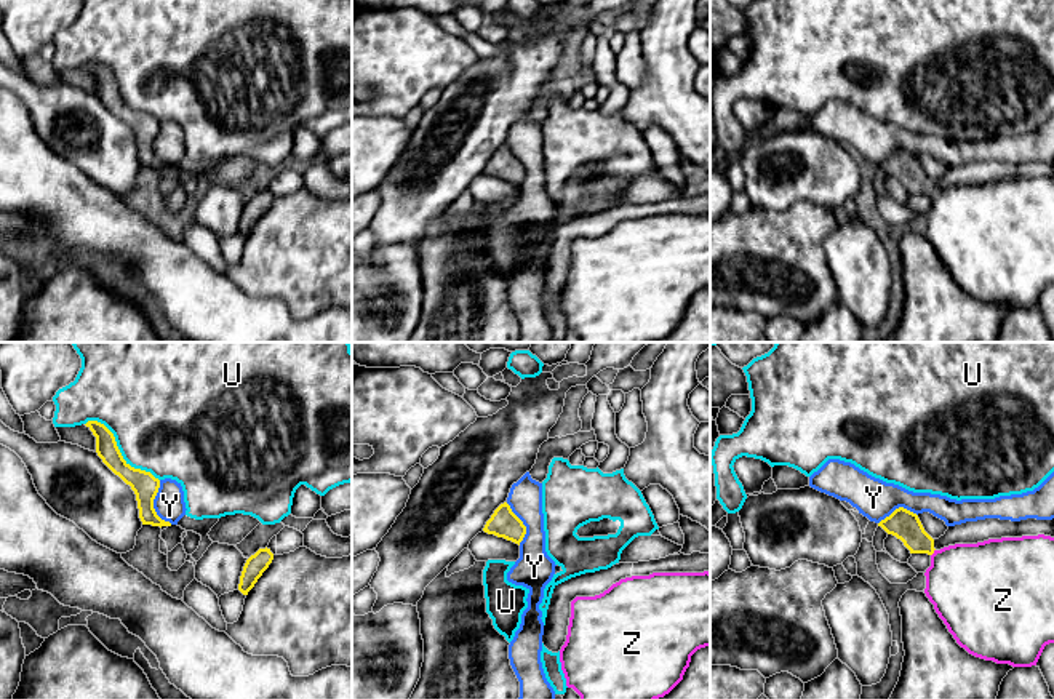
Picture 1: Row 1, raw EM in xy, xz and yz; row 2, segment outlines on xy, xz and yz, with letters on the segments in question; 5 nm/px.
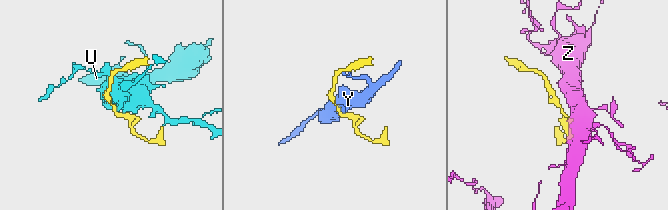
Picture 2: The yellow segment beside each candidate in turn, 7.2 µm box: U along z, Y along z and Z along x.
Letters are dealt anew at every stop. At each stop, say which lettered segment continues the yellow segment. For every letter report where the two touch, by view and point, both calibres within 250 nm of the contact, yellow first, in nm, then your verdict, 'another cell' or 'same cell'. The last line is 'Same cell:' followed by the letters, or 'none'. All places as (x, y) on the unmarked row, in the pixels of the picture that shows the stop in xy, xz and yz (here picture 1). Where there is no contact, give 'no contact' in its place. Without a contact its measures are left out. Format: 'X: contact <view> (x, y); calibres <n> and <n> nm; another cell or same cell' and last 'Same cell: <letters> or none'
U: contact xy (119, 91); calibres 130 and 480 nm; another cell
Y: contact xy (152, 146); calibres 130 and 150 nm; another cell
Z: contact yz (933, 194); calibres 150 and 420 nm; another cell
Same cell: none

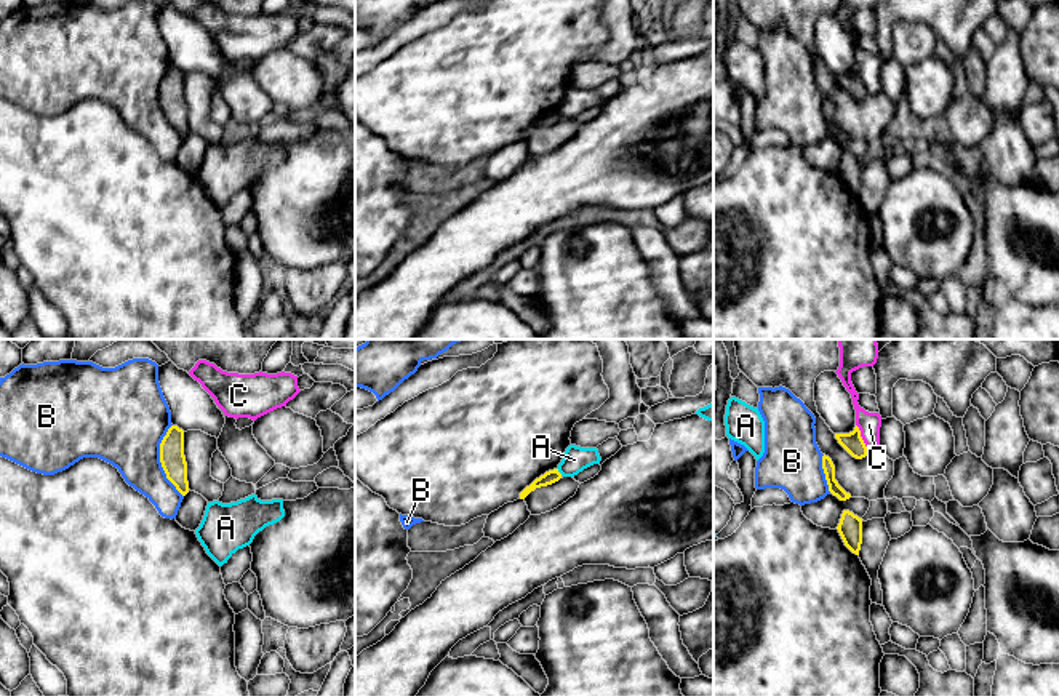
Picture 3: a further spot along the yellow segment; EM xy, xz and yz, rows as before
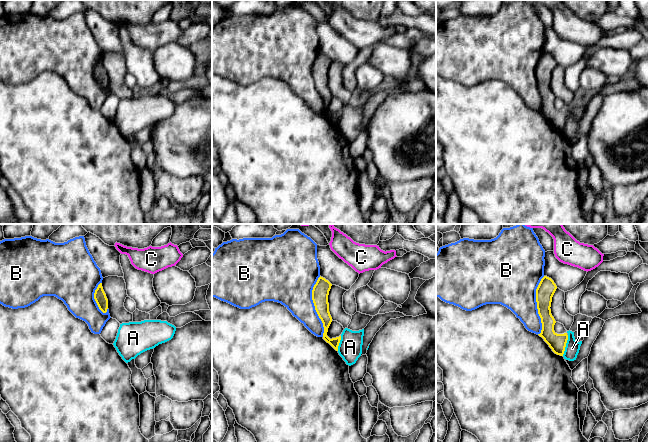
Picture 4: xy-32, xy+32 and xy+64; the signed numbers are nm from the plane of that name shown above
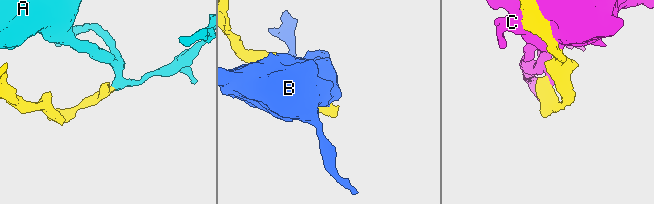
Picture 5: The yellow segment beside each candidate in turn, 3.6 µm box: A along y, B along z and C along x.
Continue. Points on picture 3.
A: contact xz (557, 112); calibres 70 and 130 nm; another cell
B: contact xy (160, 103); calibres 130 and 400 nm; another cell
C: contact yz (861, 79); calibres 100 and 120 nm; another cell
Same cell: none

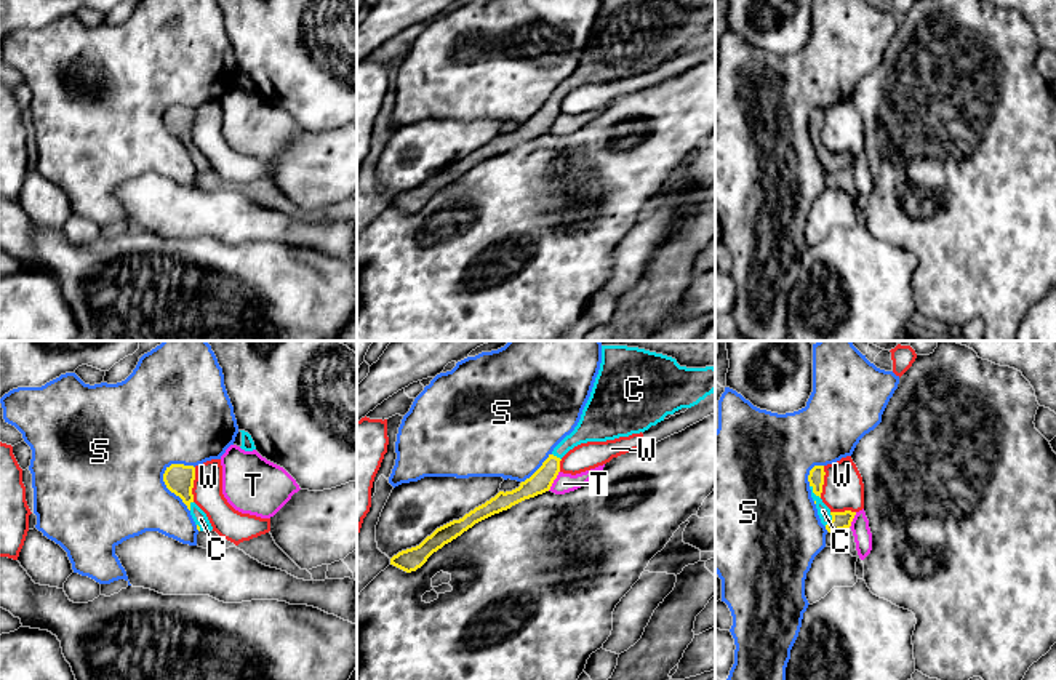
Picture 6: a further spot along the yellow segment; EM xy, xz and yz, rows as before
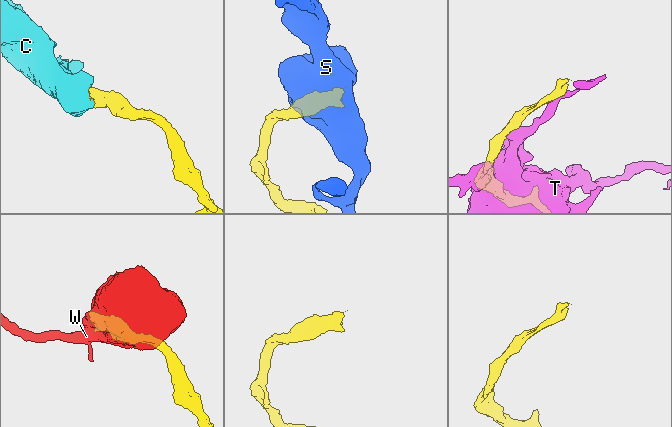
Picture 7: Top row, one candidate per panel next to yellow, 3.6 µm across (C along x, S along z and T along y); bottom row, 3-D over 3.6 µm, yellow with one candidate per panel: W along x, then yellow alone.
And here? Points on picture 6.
C: contact yz (813, 133); calibres 80 and 60 nm; same cell
S: contact xy (168, 130); calibres 140 and 460 nm; another cell
T: contact xz (554, 120); calibres 110 and 100 nm; another cell
W: contact xy (192, 127); calibres 140 and 150 nm; another cell
Same cell: C

